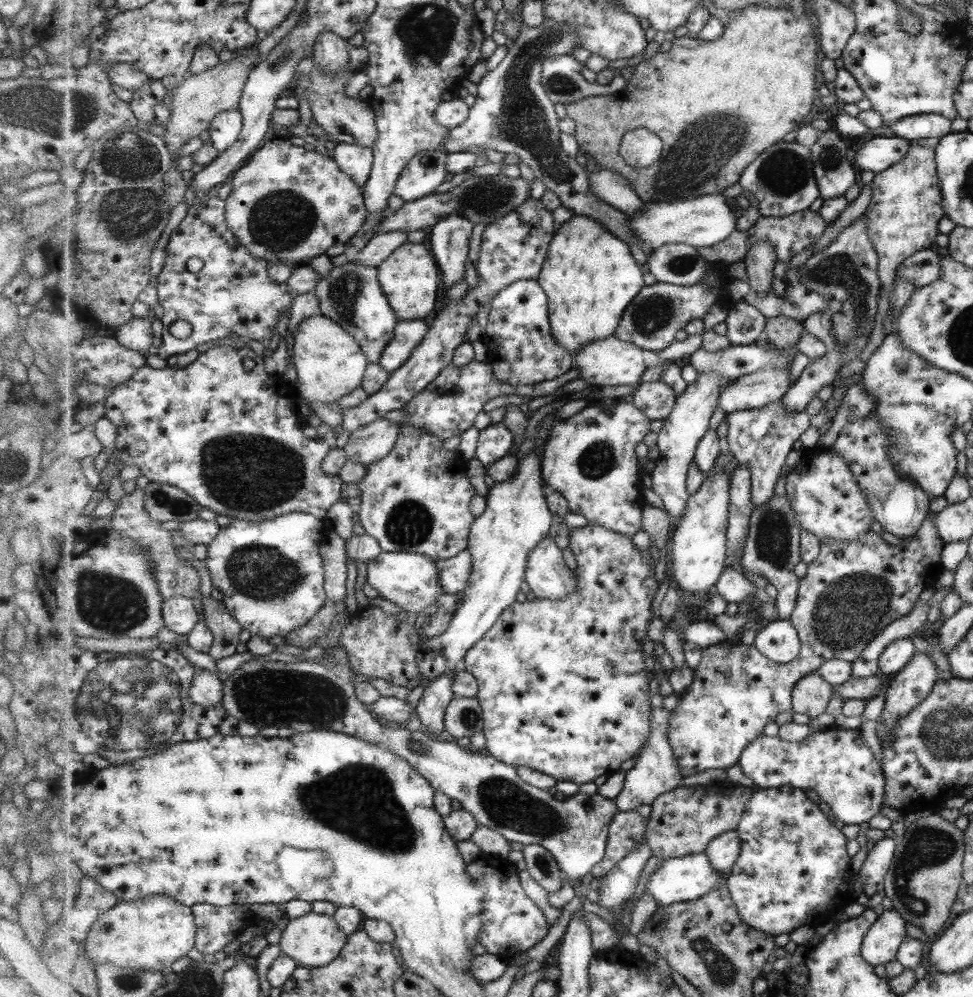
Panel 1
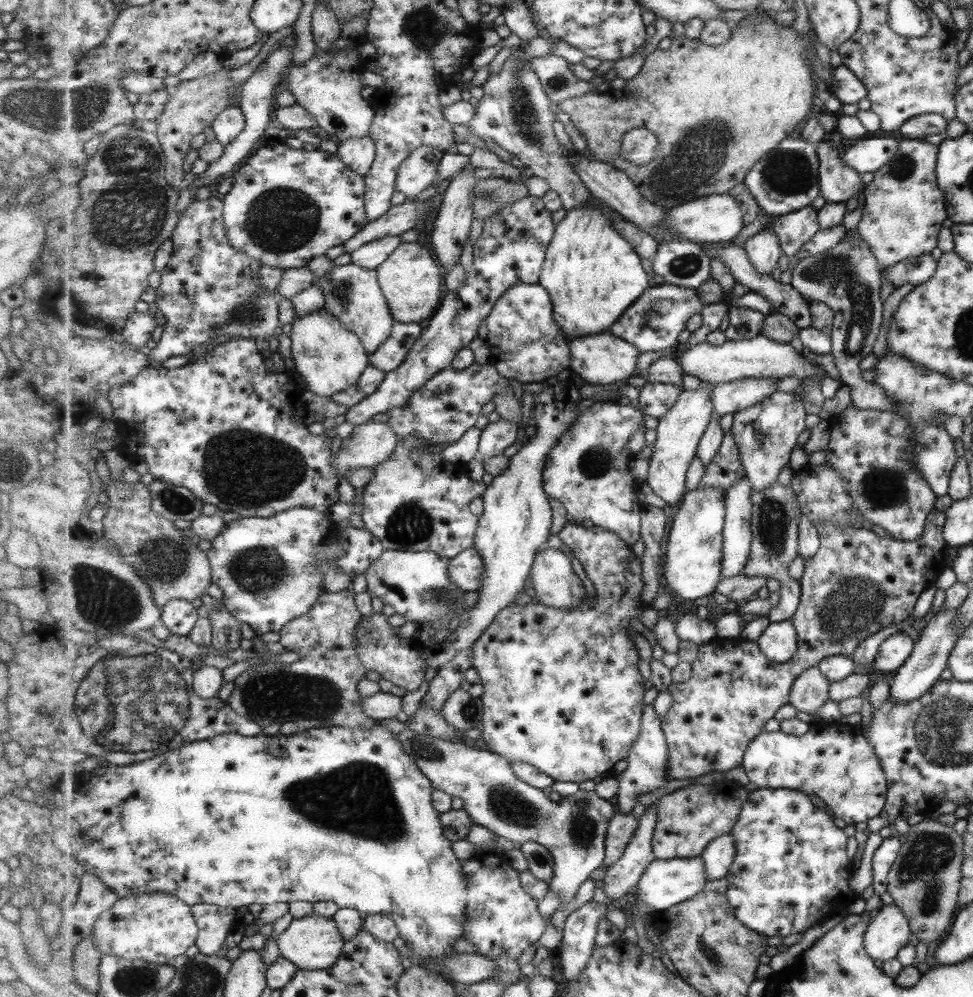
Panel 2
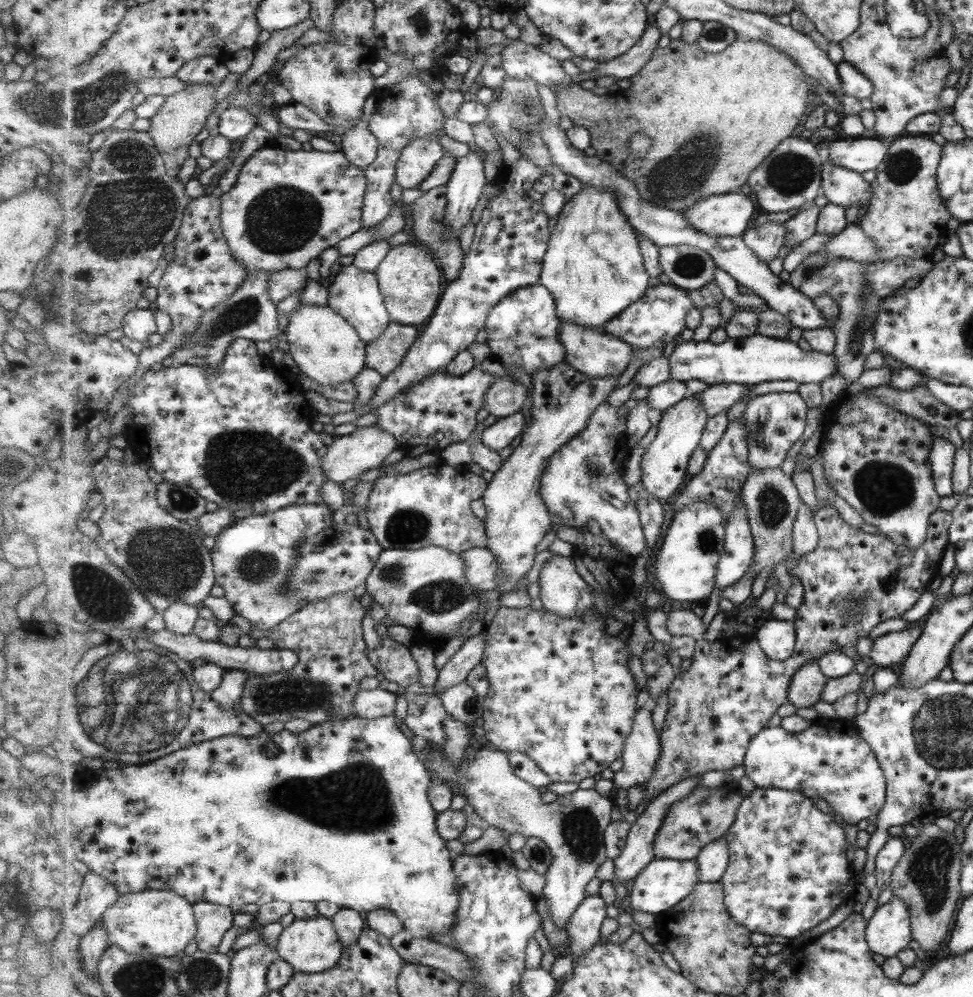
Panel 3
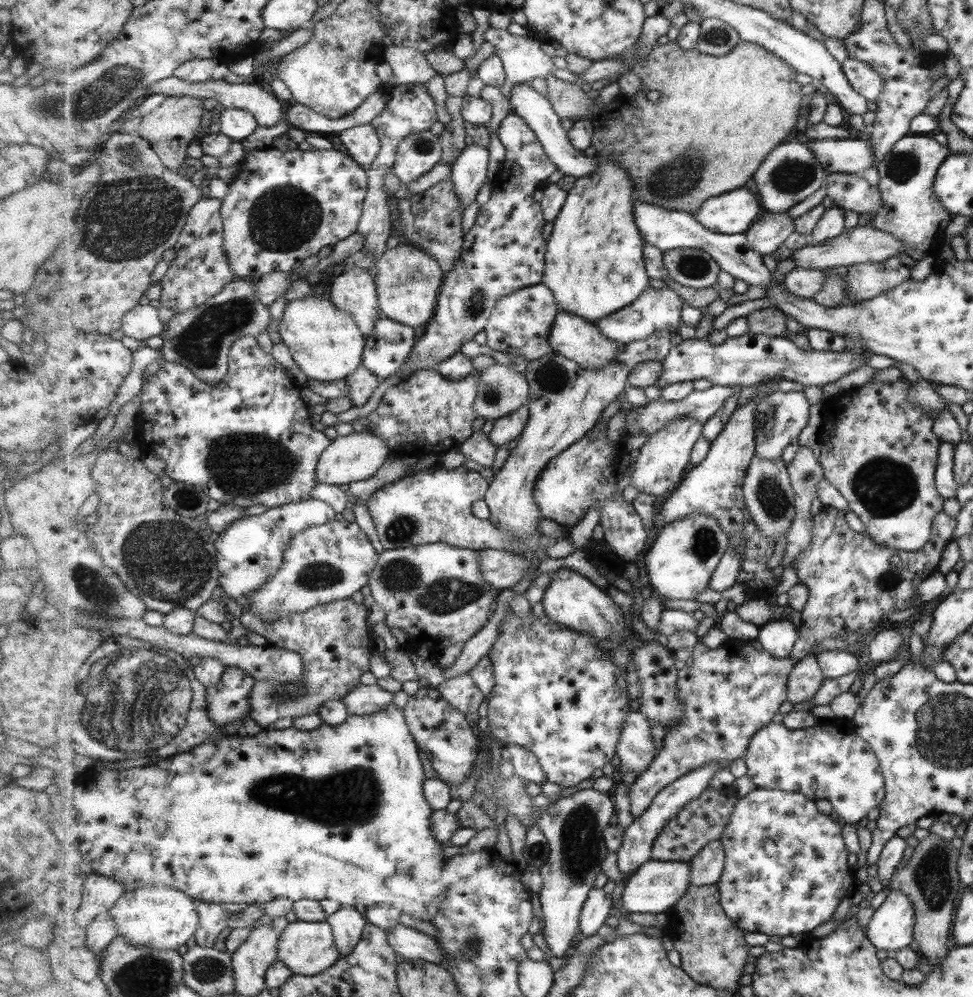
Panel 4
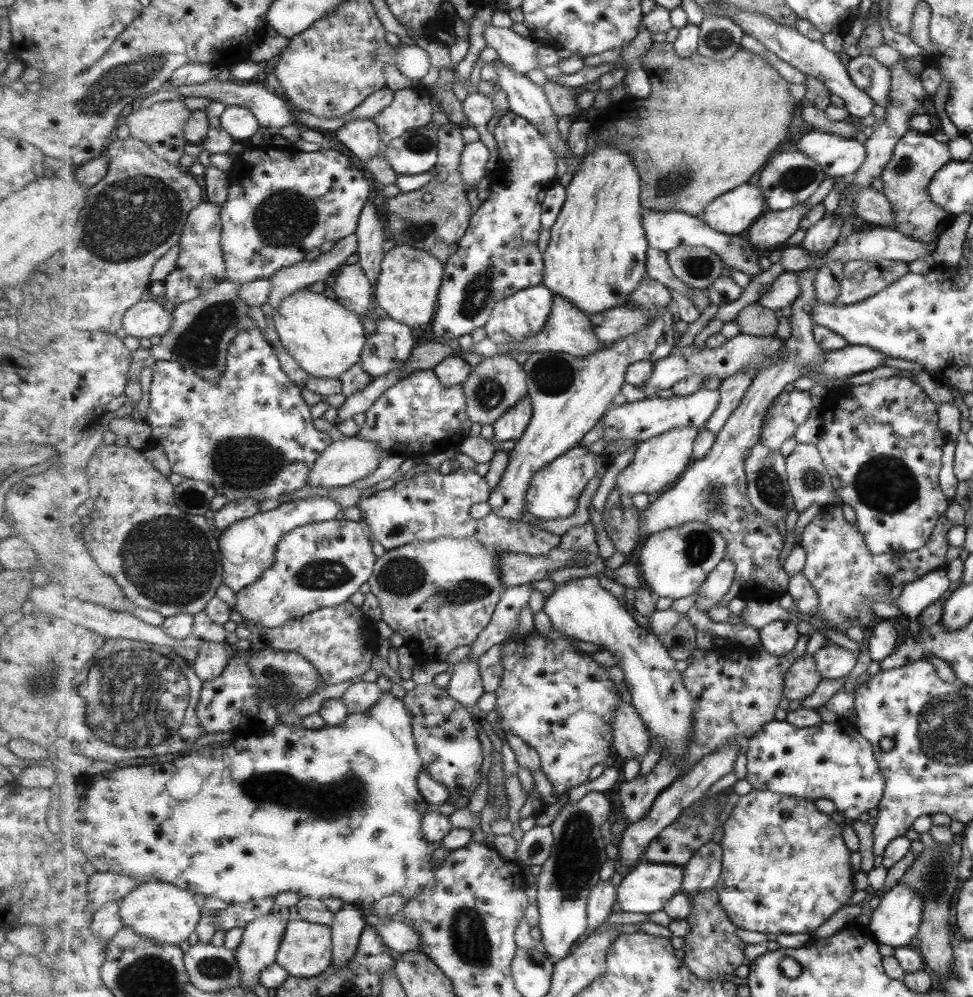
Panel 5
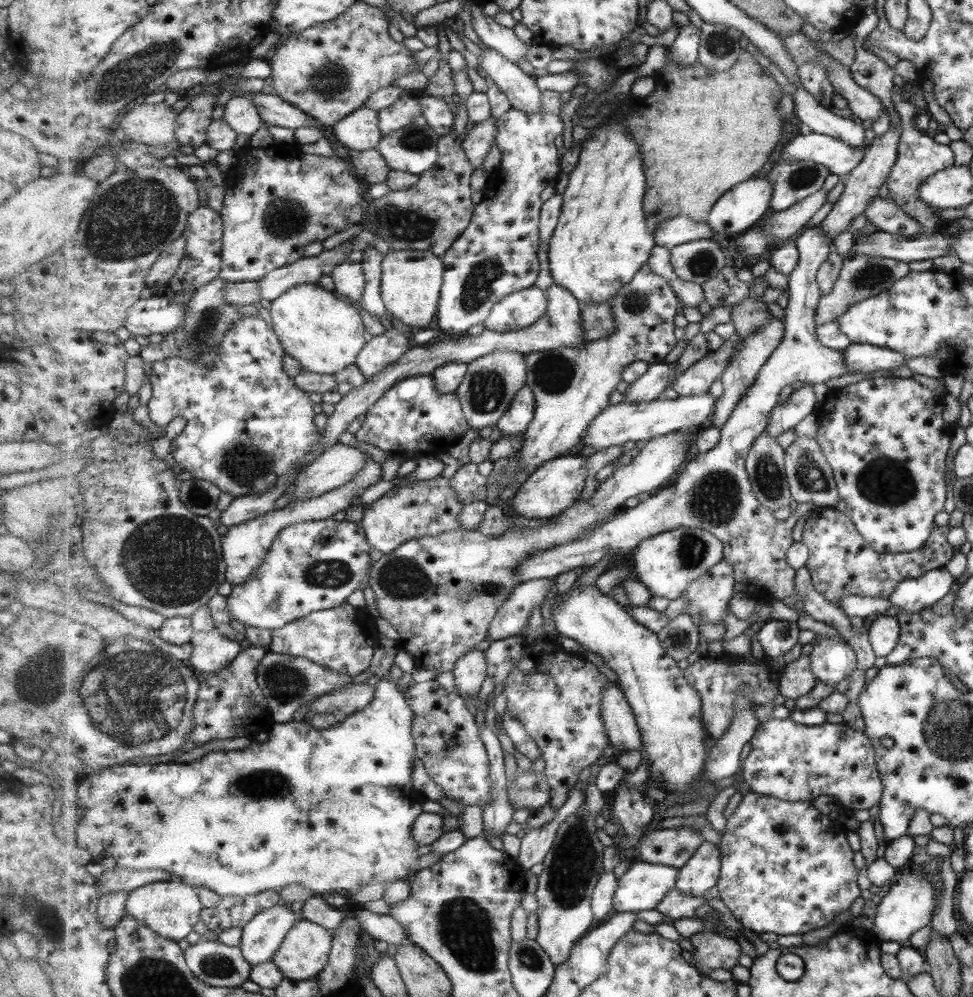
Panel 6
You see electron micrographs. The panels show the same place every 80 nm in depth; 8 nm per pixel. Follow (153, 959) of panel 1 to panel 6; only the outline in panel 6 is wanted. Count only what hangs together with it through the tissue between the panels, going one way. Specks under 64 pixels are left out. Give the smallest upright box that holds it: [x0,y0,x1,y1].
[126,880,205,942]

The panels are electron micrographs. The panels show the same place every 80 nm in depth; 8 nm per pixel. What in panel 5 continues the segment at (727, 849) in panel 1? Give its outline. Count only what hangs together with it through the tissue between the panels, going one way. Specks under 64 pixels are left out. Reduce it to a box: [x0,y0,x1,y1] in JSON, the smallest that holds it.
[683,841,724,893]

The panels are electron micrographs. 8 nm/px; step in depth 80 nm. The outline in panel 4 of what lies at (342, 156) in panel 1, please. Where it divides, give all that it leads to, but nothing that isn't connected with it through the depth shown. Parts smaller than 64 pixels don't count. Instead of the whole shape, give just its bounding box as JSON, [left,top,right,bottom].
[338,123,382,168]

